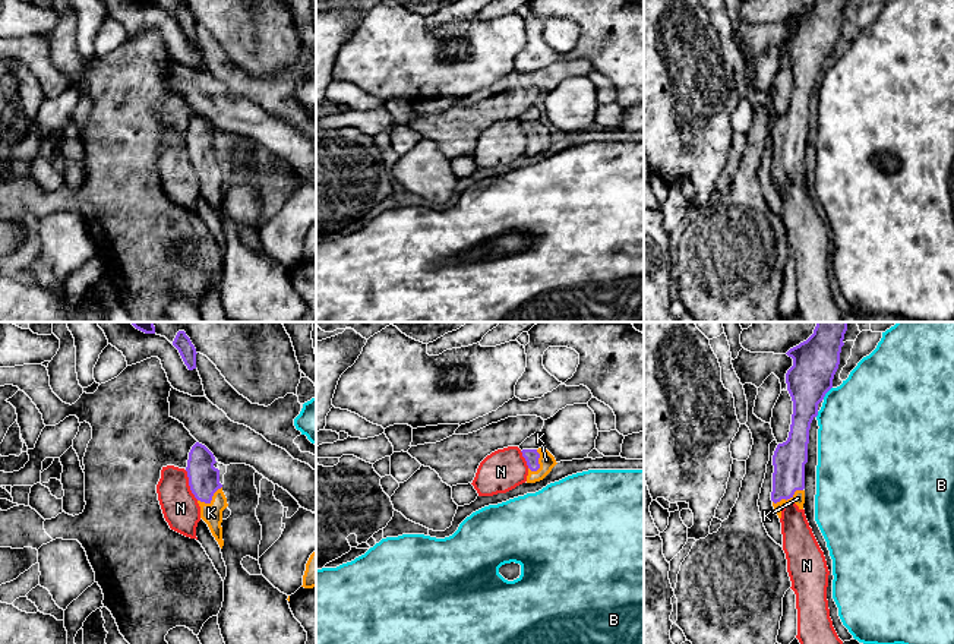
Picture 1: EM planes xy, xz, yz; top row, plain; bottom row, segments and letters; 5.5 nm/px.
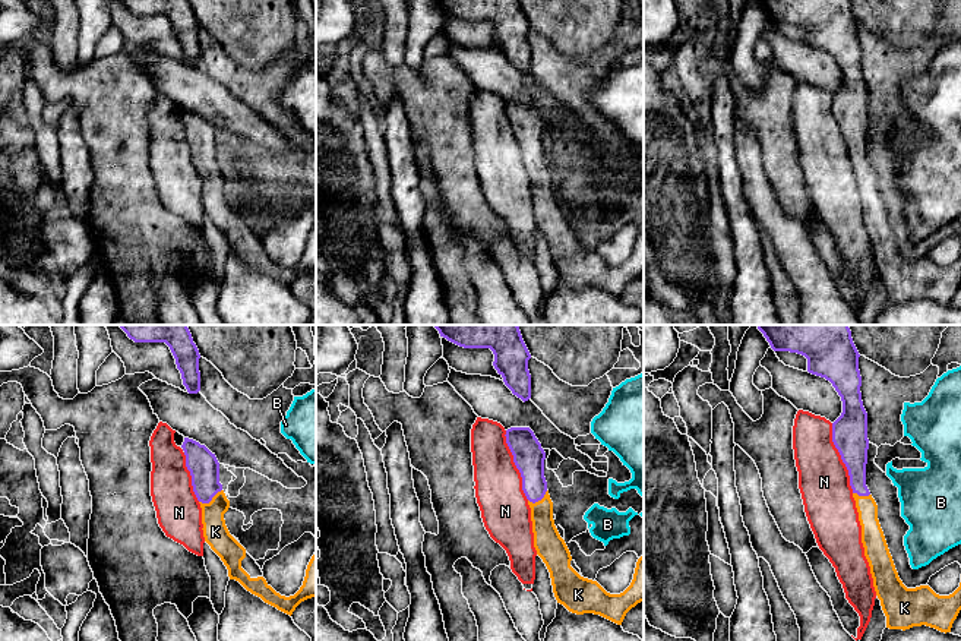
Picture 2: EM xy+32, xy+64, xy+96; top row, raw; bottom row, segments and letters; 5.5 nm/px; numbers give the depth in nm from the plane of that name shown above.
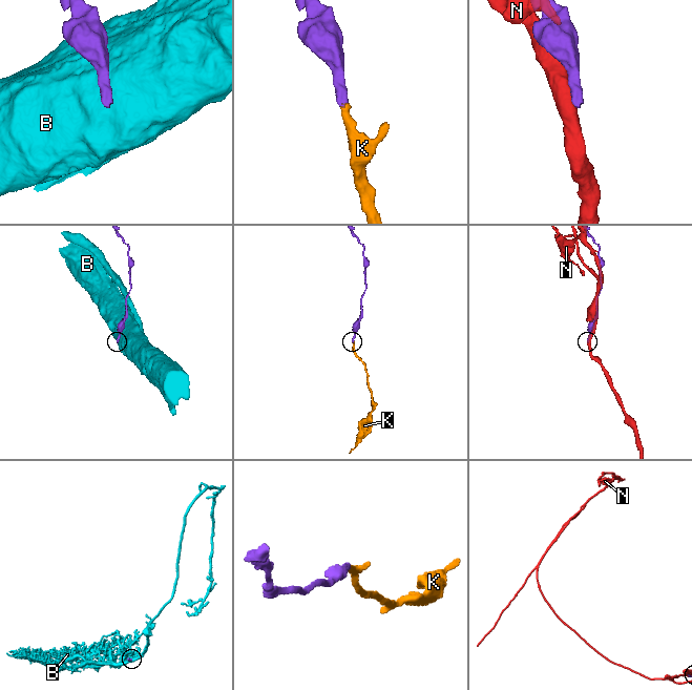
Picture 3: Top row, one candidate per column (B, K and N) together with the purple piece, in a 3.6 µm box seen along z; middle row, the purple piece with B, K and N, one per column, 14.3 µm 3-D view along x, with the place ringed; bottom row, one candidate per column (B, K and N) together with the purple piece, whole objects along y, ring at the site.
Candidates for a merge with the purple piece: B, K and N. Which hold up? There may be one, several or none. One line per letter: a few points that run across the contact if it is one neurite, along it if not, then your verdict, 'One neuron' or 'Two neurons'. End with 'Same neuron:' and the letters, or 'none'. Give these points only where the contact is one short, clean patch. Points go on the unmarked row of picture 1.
B: Line: yz (831, 59), (823, 70). Two neurons
K: Line: yz (789, 130), (787, 170), (798, 170). One neuron
N: Two neurons
Same neuron: K

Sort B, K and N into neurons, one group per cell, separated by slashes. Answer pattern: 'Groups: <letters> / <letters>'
Groups: B / K / N

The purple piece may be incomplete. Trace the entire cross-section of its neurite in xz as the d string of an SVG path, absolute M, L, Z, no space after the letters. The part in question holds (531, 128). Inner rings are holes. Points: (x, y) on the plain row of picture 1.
M546 120L522 121L521 124L528 138L527 155L543 152L557 136L555 129Z

